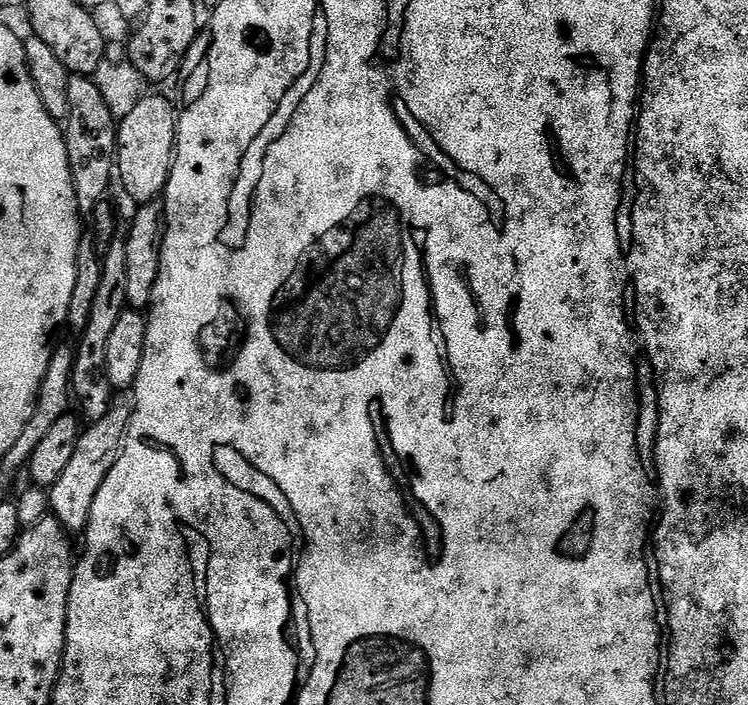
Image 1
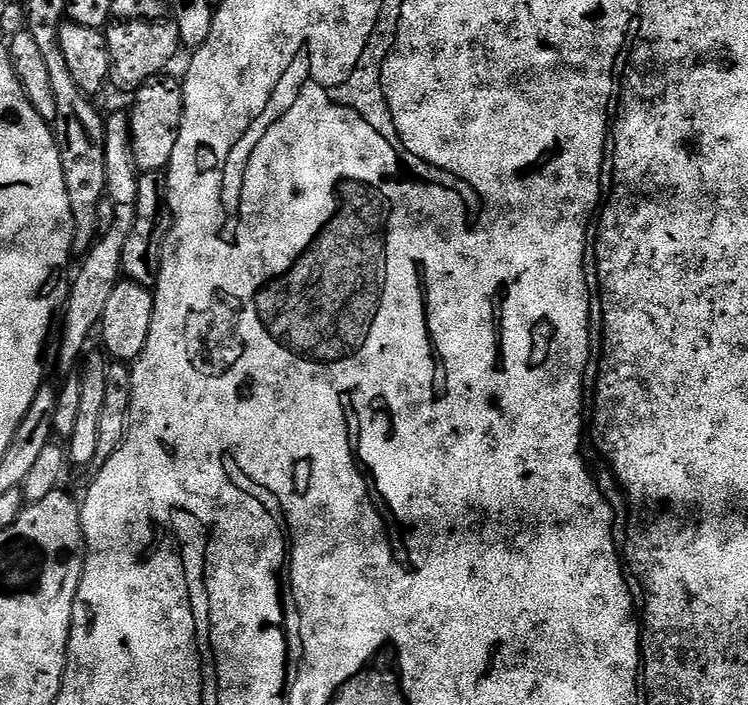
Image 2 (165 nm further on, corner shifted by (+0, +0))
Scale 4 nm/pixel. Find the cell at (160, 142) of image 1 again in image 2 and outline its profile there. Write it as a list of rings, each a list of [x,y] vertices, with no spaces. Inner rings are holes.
[[[164,79],[150,80],[137,88],[130,109],[132,149],[136,167],[141,173],[164,172],[174,154],[174,146],[178,146],[178,134],[184,113],[184,90],[179,79]]]

